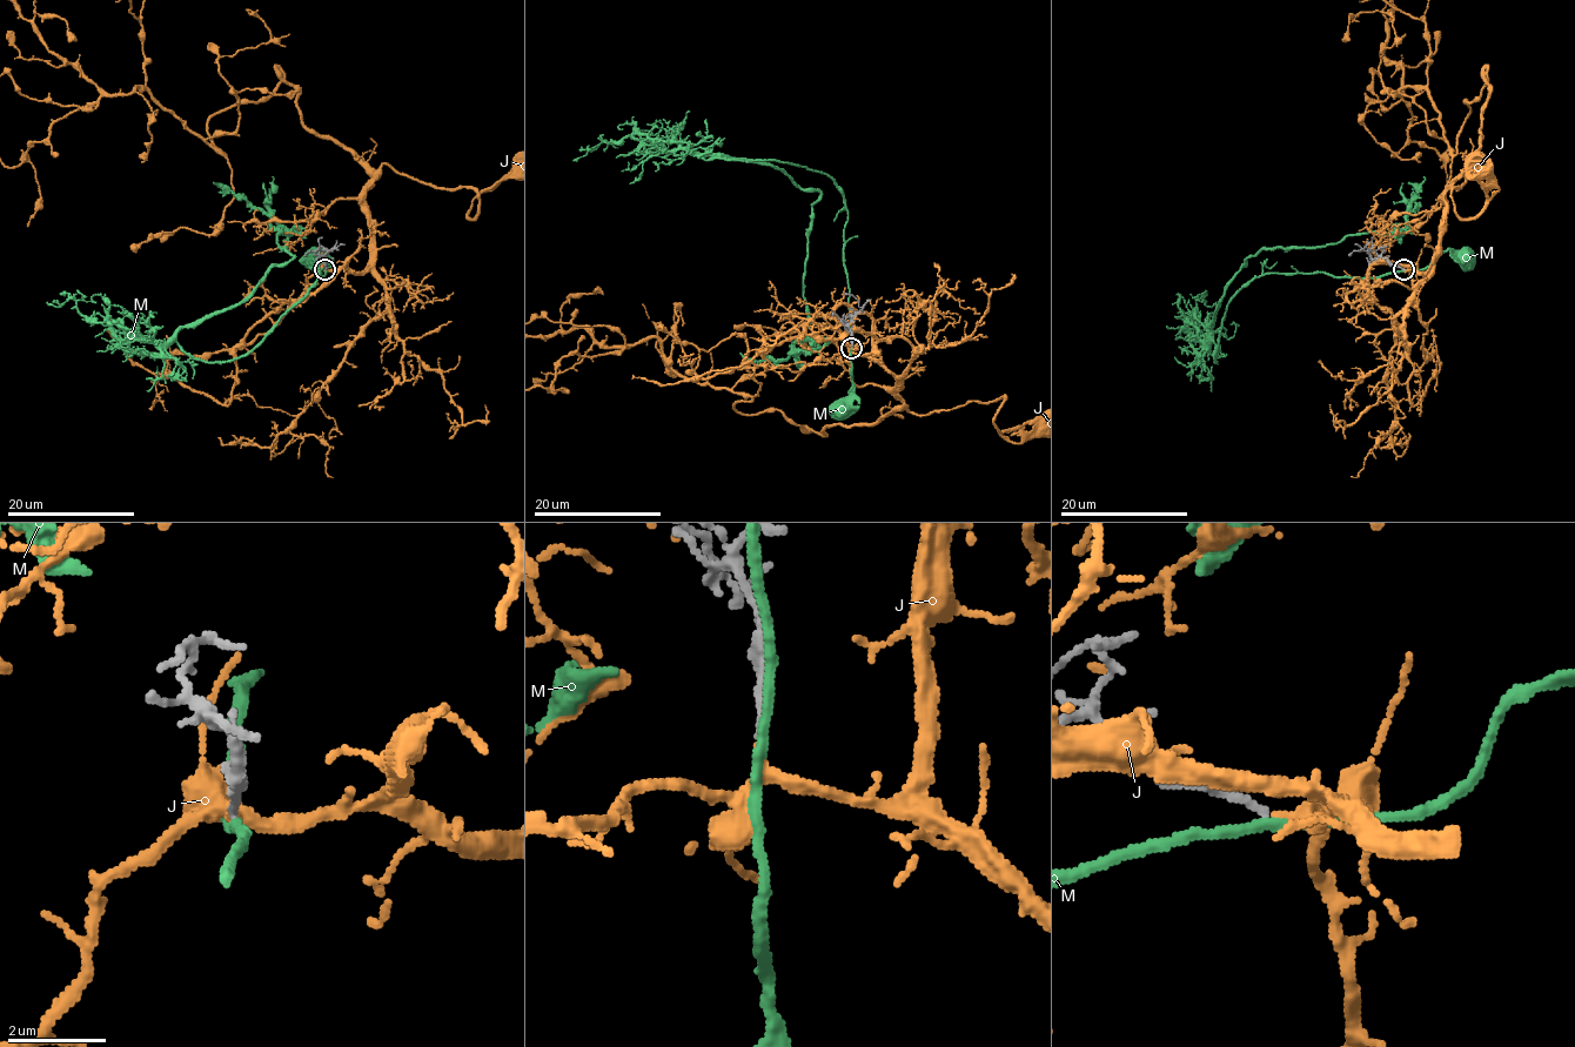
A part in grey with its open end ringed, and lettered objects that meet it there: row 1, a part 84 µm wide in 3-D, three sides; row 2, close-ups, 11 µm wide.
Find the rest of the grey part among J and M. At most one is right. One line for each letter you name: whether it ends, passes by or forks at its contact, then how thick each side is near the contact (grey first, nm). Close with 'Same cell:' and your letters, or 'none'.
J: it passes by; 160 nm thick on the grey side, 200 nm on the other
Same cell: J

